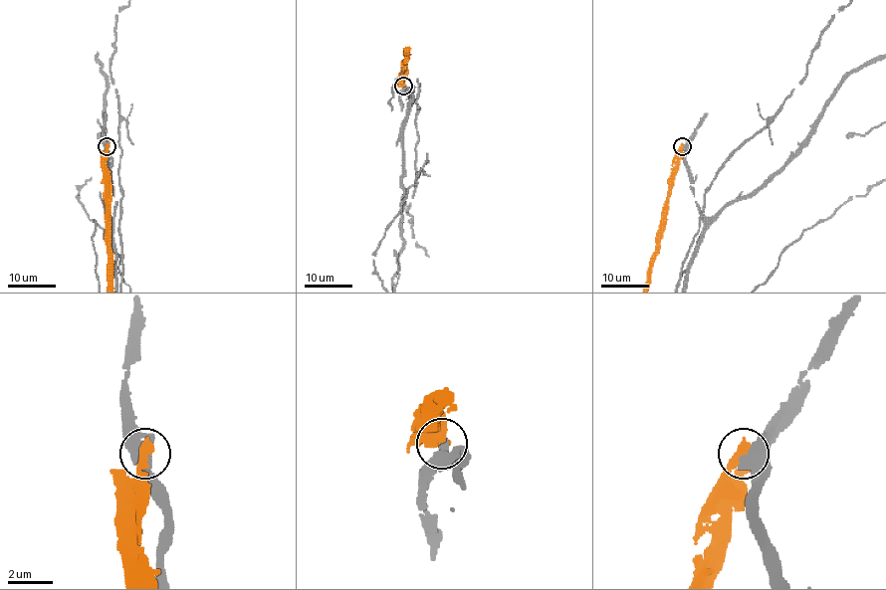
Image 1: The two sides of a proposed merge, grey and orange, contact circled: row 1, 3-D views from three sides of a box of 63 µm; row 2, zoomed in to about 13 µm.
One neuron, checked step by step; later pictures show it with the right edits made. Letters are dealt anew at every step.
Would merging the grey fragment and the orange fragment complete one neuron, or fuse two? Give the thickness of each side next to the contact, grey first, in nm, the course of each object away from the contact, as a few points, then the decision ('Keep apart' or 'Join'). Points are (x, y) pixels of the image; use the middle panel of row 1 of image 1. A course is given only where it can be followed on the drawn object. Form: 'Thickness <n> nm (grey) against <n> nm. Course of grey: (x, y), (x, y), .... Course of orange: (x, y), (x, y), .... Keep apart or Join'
Thickness 480 nm (grey) against 480 nm. Keep apart

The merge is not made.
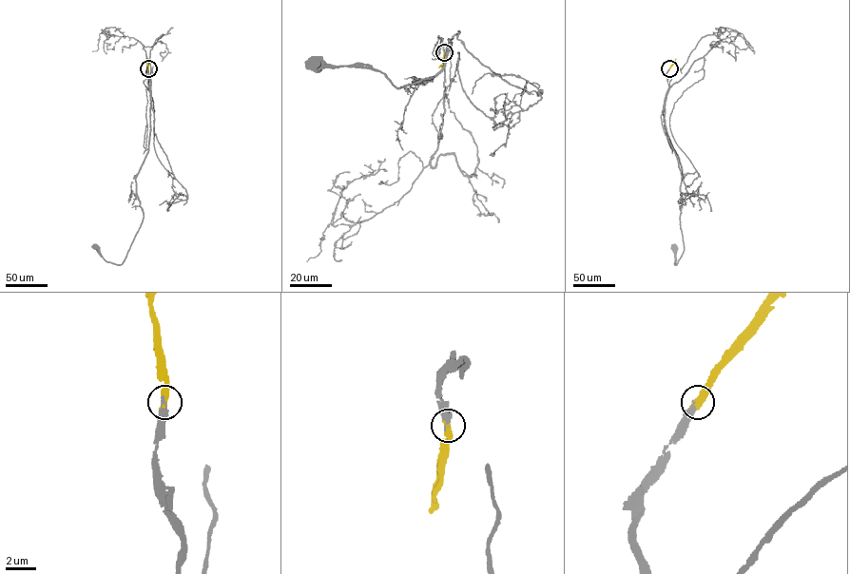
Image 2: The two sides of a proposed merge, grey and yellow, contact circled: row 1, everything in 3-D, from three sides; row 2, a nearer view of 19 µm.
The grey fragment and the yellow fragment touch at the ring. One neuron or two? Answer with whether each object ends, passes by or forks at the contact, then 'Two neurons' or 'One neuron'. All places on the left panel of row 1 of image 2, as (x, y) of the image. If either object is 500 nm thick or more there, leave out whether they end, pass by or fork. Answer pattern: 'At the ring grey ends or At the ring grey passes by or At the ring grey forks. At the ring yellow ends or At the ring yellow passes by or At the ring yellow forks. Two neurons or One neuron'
At the ring grey ends. At the ring yellow ends. One neuron

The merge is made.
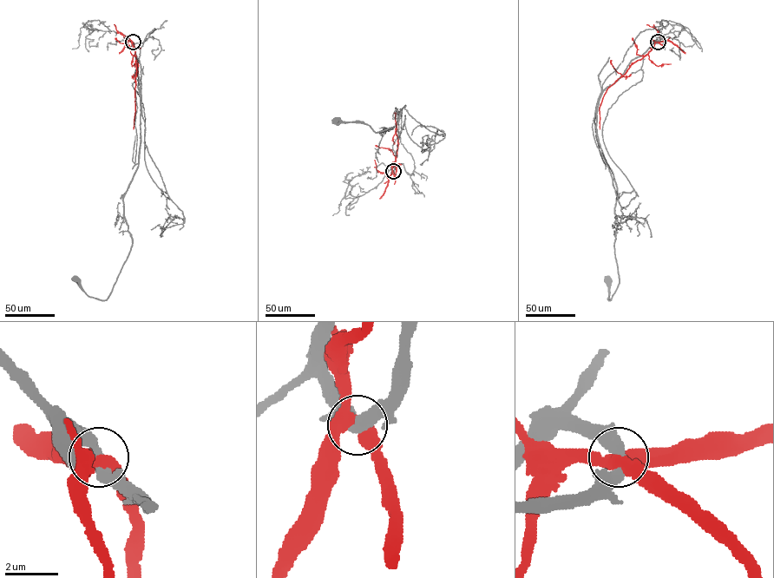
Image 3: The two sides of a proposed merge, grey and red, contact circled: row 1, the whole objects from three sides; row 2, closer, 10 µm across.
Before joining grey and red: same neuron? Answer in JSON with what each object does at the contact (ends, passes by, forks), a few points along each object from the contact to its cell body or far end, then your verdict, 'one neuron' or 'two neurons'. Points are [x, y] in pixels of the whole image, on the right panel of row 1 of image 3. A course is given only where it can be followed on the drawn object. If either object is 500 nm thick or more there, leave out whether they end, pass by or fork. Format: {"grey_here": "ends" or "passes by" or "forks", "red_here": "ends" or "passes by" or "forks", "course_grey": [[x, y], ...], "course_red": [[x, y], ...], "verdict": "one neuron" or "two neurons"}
{"grey_here": "passes by", "red_here": "forks", "course_grey": [[658, 42], [632, 61], [599, 101], [596, 134], [617, 187], [614, 246], [619, 284], [610, 300], [607, 279]], "course_red": [[658, 42], [606, 89], [600, 108], [600, 128]], "verdict": "two neurons"}

